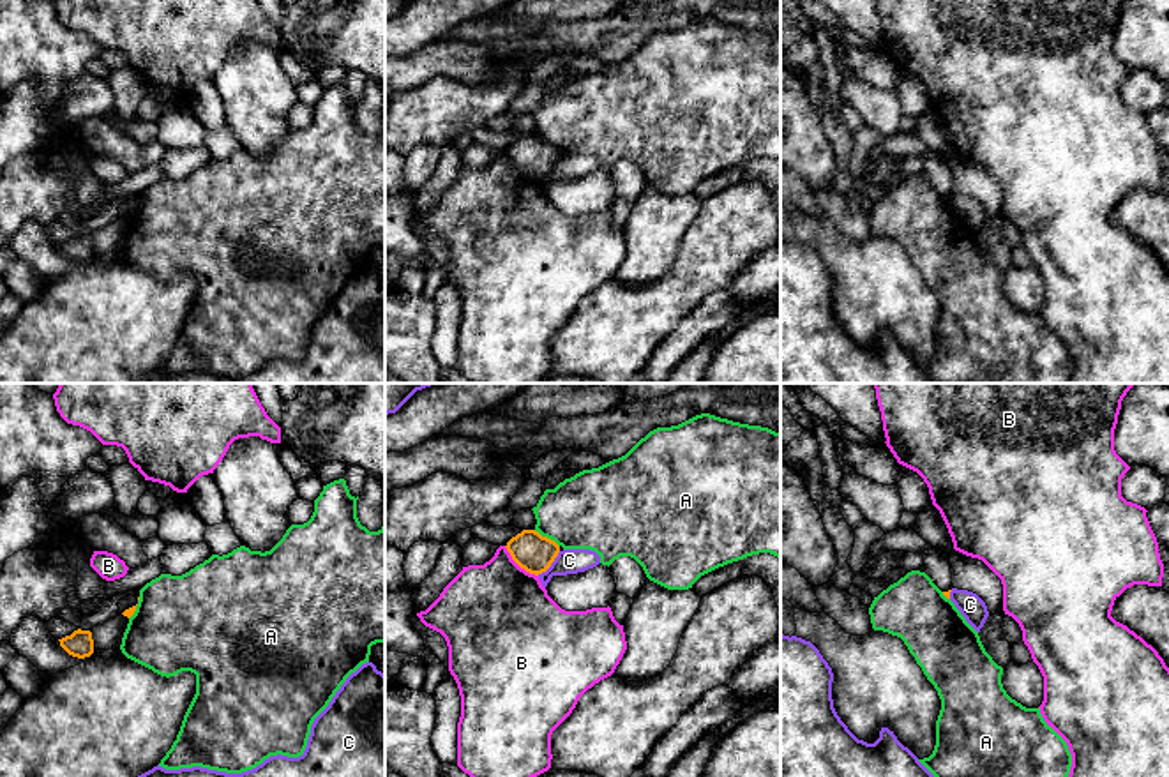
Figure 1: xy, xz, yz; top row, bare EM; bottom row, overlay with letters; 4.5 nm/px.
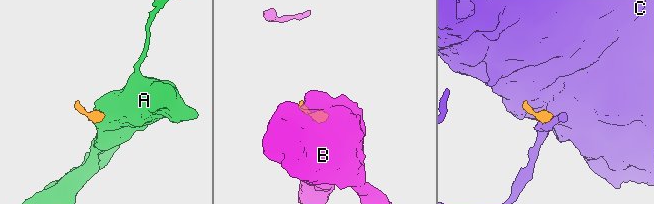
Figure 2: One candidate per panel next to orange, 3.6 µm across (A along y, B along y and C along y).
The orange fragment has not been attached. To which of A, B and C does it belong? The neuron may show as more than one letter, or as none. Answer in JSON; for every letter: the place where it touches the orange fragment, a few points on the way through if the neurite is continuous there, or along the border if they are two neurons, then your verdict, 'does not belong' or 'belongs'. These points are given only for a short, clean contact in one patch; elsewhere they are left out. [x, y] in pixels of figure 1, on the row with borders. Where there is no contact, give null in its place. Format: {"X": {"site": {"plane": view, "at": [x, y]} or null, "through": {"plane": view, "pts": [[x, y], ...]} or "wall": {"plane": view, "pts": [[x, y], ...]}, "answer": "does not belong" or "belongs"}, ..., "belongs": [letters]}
{"A": {"site": {"plane": "xz", "at": [546, 537]}, "wall": {"plane": "xz", "pts": [[534, 530], [550, 537], [558, 546]]}, "answer": "does not belong"}, "B": {"site": {"plane": "xz", "at": [520, 565]}, "wall": {"plane": "xz", "pts": [[504, 546], [521, 567], [537, 576]]}, "answer": "does not belong"}, "C": {"site": {"plane": "xz", "at": [550, 565]}, "wall": {"plane": "xz", "pts": [[560, 551], [537, 574]]}, "answer": "does not belong"}, "belongs": []}

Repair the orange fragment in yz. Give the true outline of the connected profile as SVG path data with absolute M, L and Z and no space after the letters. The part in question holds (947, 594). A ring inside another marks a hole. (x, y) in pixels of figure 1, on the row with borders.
M924 551L925 574L932 579L932 583L943 592L947 599L950 599L952 572L950 572L950 554L943 551Z

